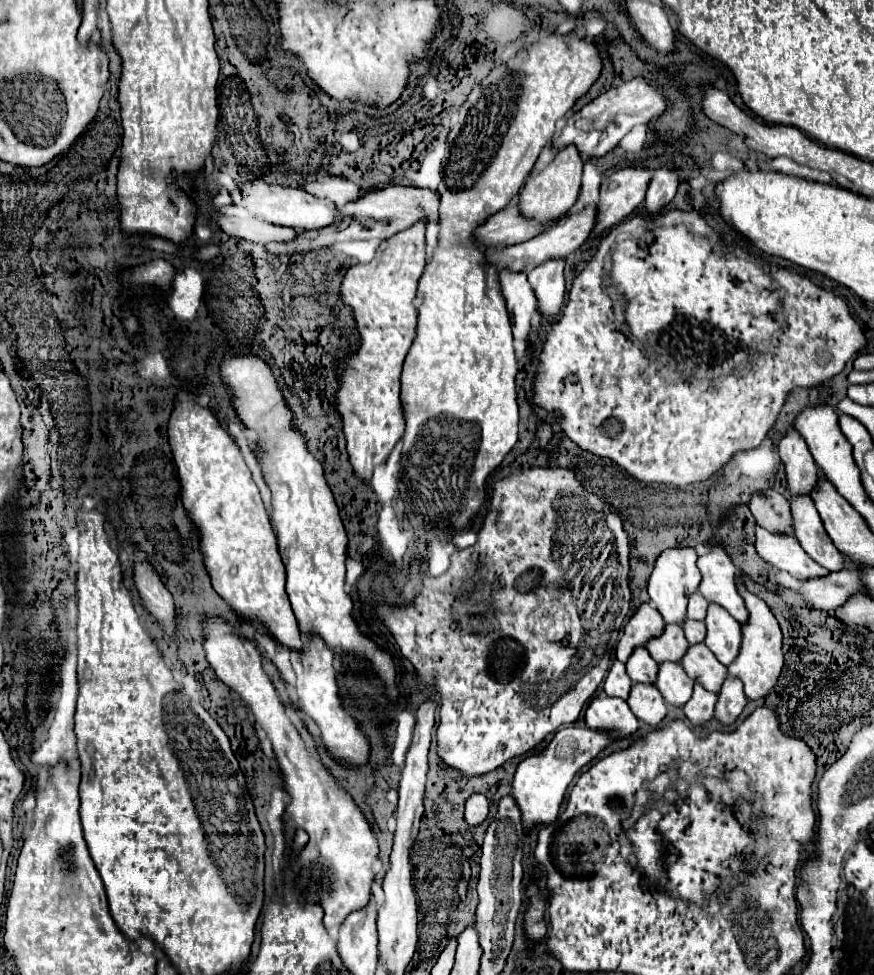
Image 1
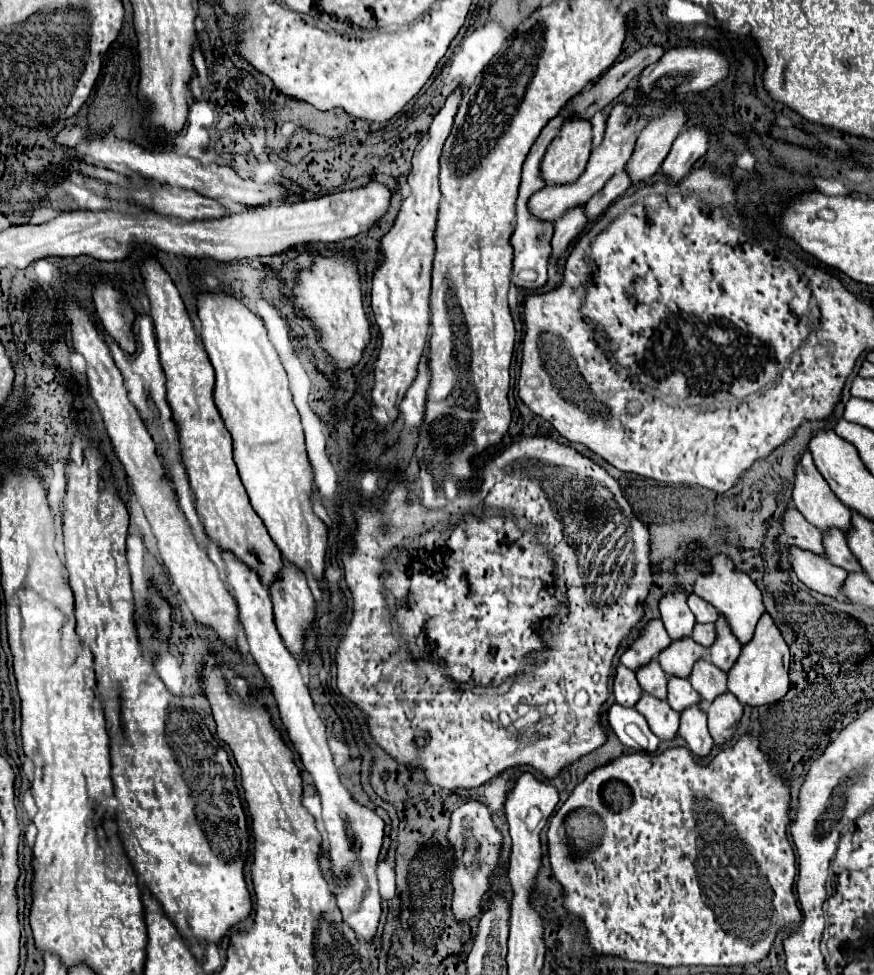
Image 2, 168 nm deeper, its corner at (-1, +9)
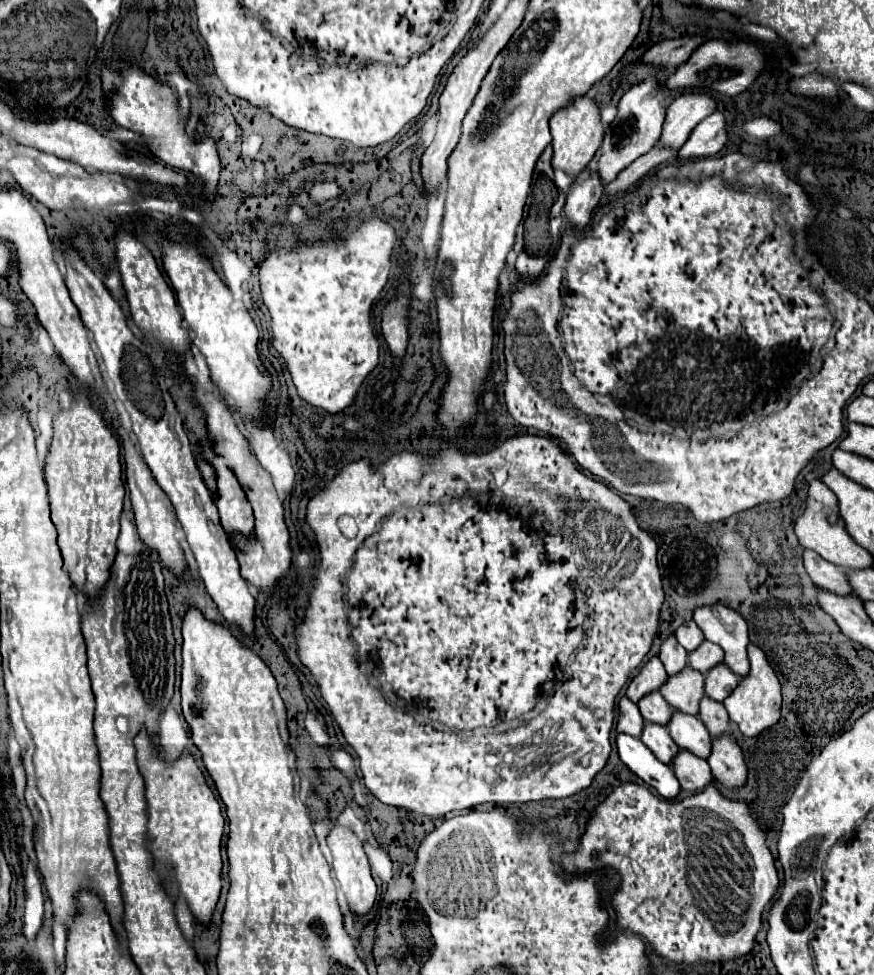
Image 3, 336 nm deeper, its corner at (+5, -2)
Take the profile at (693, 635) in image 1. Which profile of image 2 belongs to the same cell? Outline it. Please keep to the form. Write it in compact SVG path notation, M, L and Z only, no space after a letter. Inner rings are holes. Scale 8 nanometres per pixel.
M695 624L691 638L693 638L697 644L709 648L709 646L715 642L715 638L717 638L715 626L713 626L713 624Z

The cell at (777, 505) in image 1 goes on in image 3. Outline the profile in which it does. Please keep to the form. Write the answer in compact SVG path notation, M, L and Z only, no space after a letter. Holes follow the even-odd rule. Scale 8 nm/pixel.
M805 549L803 551L803 563L805 569L809 573L809 577L813 579L813 583L821 589L829 589L835 593L853 593L853 589L849 587L847 579L845 579L845 571L825 559L821 559L815 551Z

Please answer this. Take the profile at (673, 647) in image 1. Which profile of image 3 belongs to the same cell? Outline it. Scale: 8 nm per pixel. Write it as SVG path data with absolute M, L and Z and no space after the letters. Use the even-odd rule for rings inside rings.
M685 667L677 675L669 675L661 685L659 693L667 699L673 709L679 709L689 715L697 715L697 703L703 695L703 673L691 667Z

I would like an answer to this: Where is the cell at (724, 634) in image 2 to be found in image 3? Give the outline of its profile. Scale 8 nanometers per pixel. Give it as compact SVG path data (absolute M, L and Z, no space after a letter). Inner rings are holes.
M717 663L705 673L705 693L717 701L723 701L733 691L733 687L737 687L737 683L739 677L725 663Z

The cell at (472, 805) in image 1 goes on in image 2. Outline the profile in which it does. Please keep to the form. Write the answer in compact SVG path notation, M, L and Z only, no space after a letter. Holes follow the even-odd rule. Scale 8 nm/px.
M469 800L451 812L451 824L447 830L447 844L453 848L455 864L451 876L467 876L467 880L451 880L453 898L451 912L457 922L469 922L483 910L483 896L493 894L493 880L499 874L499 854L503 846L503 834L491 820L491 812L479 800Z

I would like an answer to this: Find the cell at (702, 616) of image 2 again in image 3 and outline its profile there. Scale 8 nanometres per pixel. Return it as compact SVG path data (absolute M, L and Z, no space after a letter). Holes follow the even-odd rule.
M693 619L685 621L685 623L675 631L675 635L677 635L677 641L681 641L681 645L683 645L687 651L697 649L697 647L705 641L703 631L697 627L697 623L695 623Z

